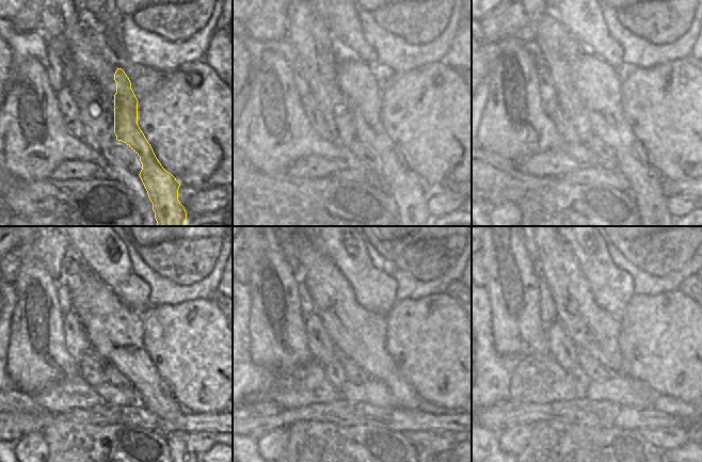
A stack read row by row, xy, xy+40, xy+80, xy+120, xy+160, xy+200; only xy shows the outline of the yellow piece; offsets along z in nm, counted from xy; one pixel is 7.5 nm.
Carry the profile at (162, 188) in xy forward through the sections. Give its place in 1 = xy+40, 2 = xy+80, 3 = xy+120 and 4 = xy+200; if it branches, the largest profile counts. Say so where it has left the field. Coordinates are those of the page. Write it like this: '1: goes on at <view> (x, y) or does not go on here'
1: goes on at xy+40 (356, 80)
2: goes on at xy+80 (596, 82)
3: goes on at xy+120 (115, 331)
4: goes on at xy+200 (590, 327)

